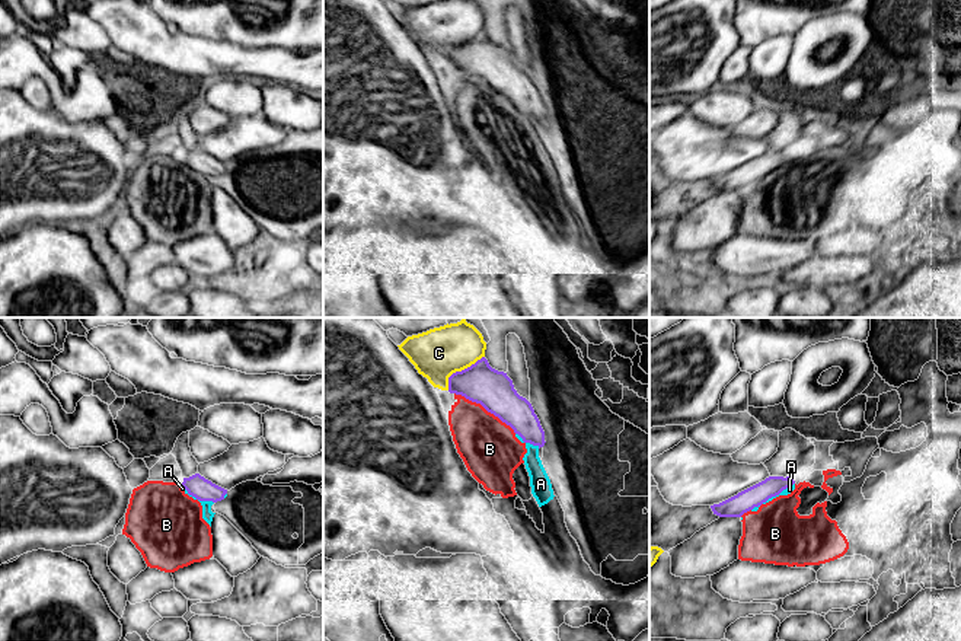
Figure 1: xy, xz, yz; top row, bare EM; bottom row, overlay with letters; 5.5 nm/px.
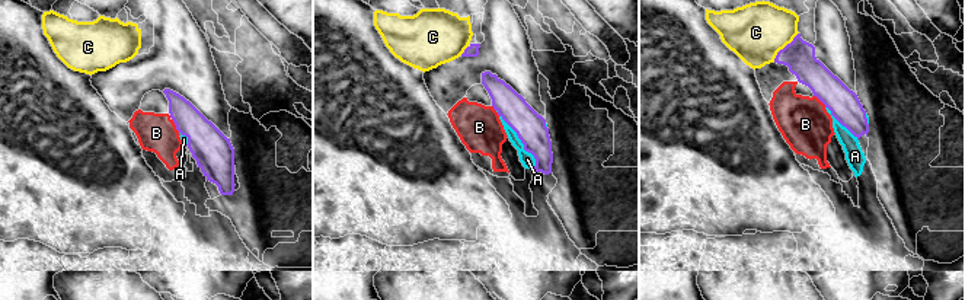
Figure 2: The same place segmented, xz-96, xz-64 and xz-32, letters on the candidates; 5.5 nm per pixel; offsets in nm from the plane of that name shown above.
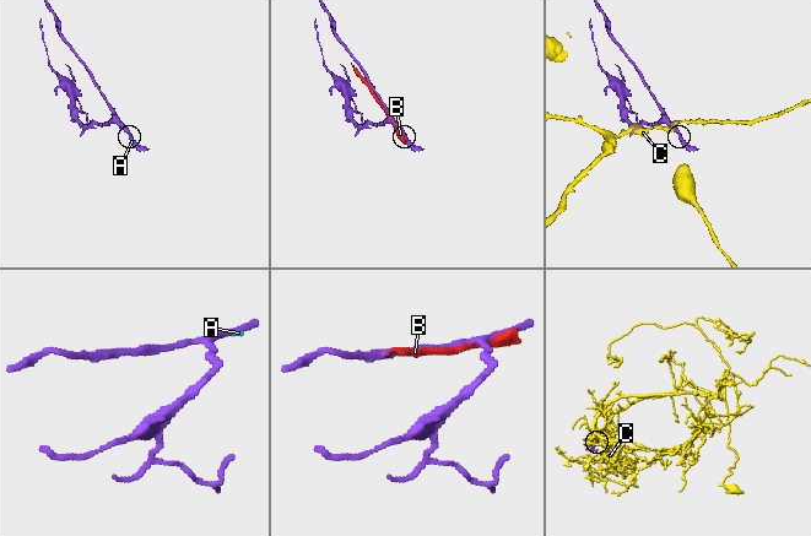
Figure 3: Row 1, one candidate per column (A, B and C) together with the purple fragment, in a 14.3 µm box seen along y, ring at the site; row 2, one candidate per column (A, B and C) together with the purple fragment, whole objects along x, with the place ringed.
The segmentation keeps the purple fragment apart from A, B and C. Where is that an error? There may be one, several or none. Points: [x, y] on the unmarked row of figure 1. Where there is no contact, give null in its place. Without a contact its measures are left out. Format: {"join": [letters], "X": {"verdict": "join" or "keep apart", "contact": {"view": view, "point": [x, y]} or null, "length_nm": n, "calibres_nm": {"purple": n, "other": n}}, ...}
{"join": [], "A": {"verdict": "keep apart", "contact": {"view": "xz", "point": [527, 115]}, "length_nm": 160, "calibres_nm": {"purple": 180, "other": 110}}, "B": {"verdict": "keep apart", "contact": {"view": "xz", "point": [485, 82]}, "length_nm": 420, "calibres_nm": {"purple": 220, "other": 320}}, "C": {"verdict": "keep apart", "contact": {"view": "xz", "point": [462, 44]}, "length_nm": 280, "calibres_nm": {"purple": 220, "other": 280}}}

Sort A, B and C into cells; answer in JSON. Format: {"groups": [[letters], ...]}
{"groups": [["A", "B"], ["C"]]}

